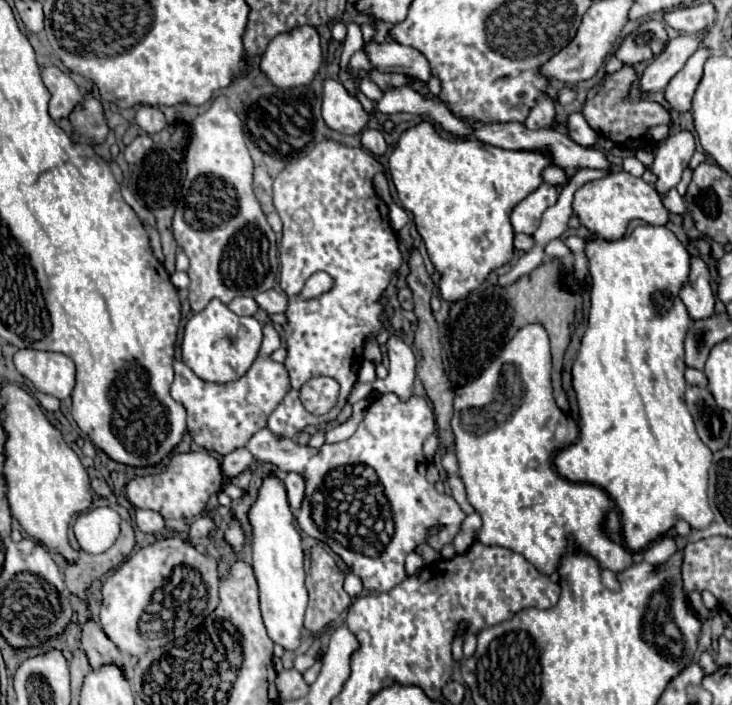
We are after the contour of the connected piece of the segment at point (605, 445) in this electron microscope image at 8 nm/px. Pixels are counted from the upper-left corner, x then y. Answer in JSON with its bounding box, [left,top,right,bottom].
[554,226,714,552]

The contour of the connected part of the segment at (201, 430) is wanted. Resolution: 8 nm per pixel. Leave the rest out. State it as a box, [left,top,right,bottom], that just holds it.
[170,324,290,456]

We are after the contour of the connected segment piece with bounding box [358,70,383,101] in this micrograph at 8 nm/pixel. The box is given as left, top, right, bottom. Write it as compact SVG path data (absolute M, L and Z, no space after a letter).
M360 70L358 71L358 74L361 78L359 88L362 93L372 101L379 101L383 96L383 92L374 82L371 81L369 72Z

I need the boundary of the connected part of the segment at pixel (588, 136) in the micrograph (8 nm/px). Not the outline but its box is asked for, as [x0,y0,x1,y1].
[568,112,600,146]

